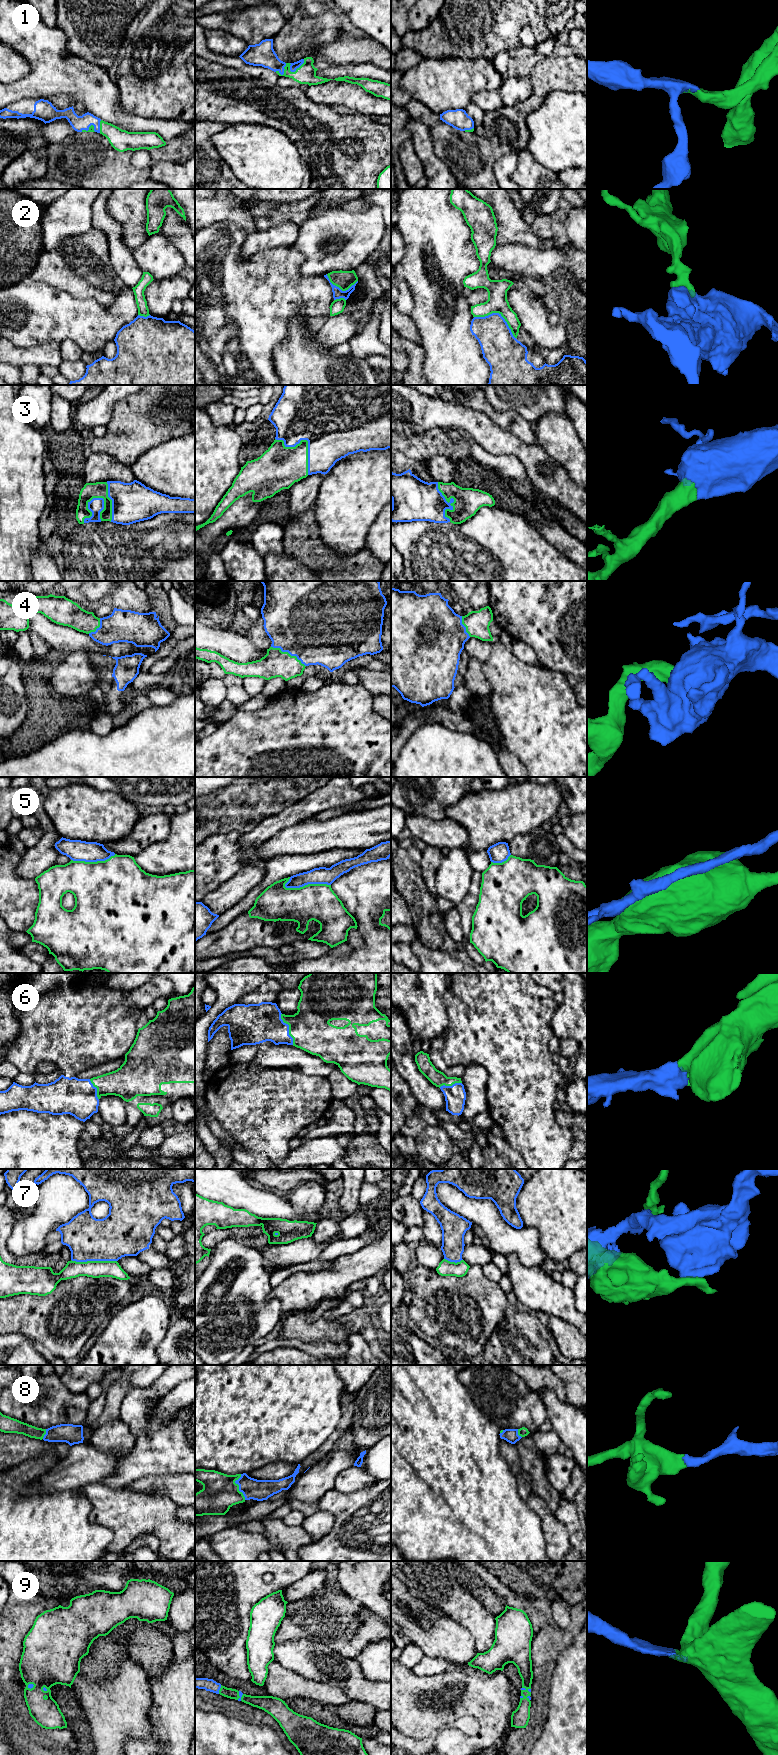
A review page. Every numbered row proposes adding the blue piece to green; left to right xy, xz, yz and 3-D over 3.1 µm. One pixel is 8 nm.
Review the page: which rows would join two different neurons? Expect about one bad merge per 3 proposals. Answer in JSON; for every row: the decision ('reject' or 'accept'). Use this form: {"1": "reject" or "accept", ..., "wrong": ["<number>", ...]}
{"1": "accept", "2": "reject", "3": "accept", "4": "accept", "5": "reject", "6": "accept", "7": "reject", "8": "accept", "9": "accept", "wrong": ["2", "5", "7"]}

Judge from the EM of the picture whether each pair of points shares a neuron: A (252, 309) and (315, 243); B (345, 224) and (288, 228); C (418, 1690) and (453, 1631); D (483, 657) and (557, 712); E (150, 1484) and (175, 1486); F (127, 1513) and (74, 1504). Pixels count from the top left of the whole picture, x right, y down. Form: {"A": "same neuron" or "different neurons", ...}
{"A": "different neurons", "B": "different neurons", "C": "different neurons", "D": "different neurons", "E": "same neuron", "F": "different neurons"}

